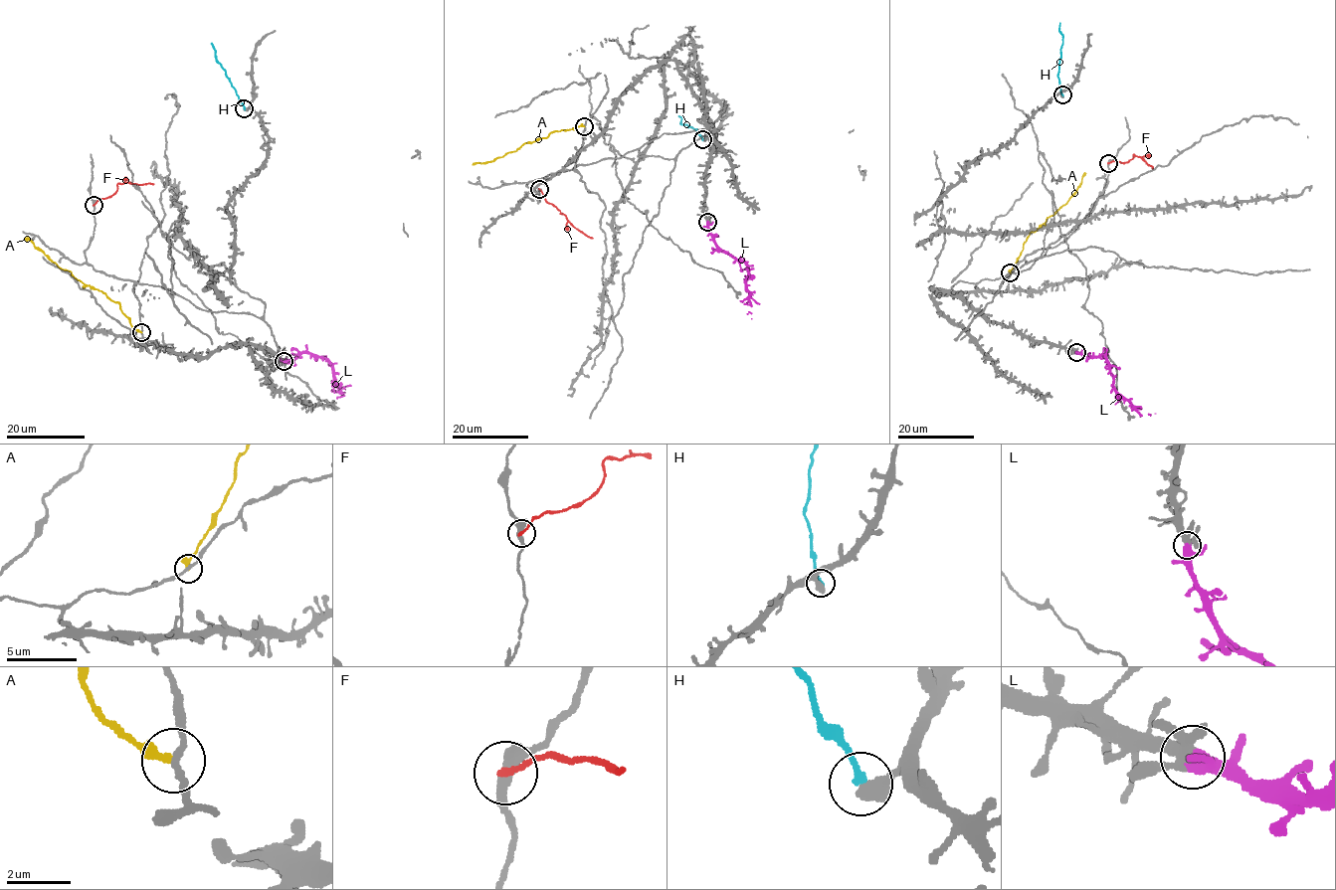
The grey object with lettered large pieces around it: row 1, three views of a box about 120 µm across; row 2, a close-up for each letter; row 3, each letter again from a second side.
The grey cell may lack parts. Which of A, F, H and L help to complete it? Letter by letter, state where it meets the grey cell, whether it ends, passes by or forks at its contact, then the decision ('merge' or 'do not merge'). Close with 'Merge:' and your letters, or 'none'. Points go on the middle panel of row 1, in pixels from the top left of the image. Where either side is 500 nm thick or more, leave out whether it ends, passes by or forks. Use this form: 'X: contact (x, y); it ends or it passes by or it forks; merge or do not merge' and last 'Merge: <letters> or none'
A: contact (584, 126); it ends; do not merge
F: contact (539, 189); it ends; do not merge
H: contact (702, 139); do not merge
L: contact (707, 222); it passes by; merge
Merge: L

